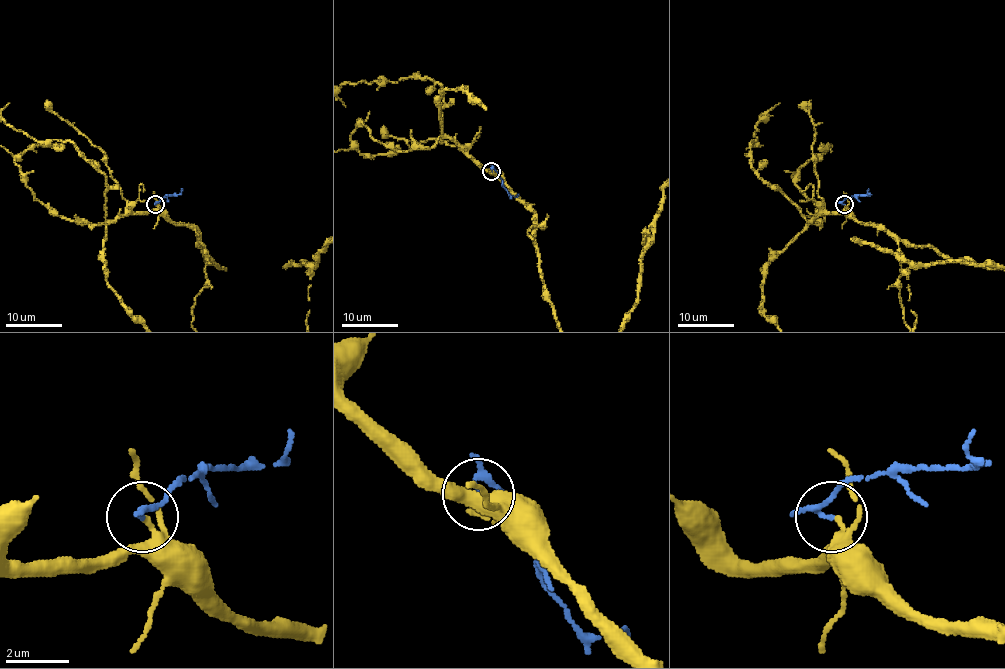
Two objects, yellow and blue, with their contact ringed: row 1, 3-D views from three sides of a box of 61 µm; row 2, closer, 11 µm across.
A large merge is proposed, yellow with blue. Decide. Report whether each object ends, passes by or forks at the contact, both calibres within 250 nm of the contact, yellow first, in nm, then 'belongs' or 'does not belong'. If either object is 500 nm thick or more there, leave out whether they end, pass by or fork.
yellow passes by; blue passes by; 150 nm thick on the yellow side, 110 nm on the other; does not belong

